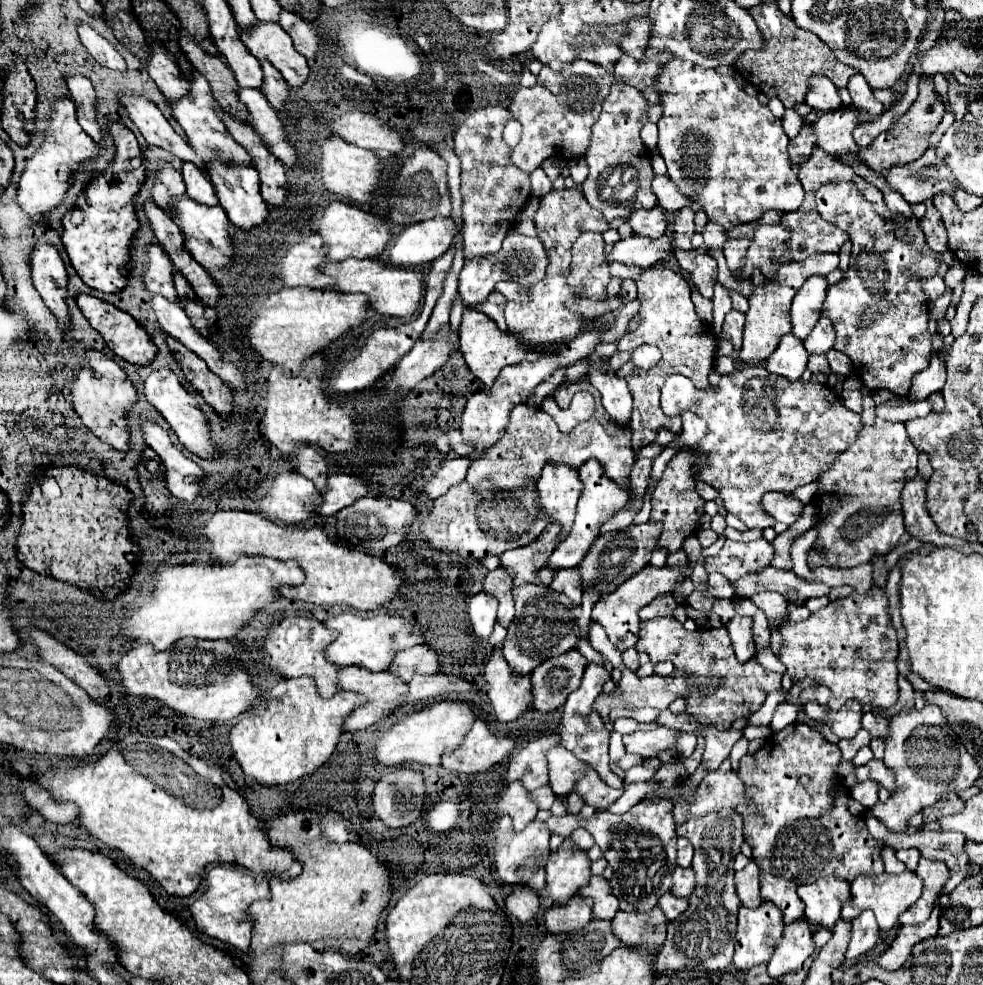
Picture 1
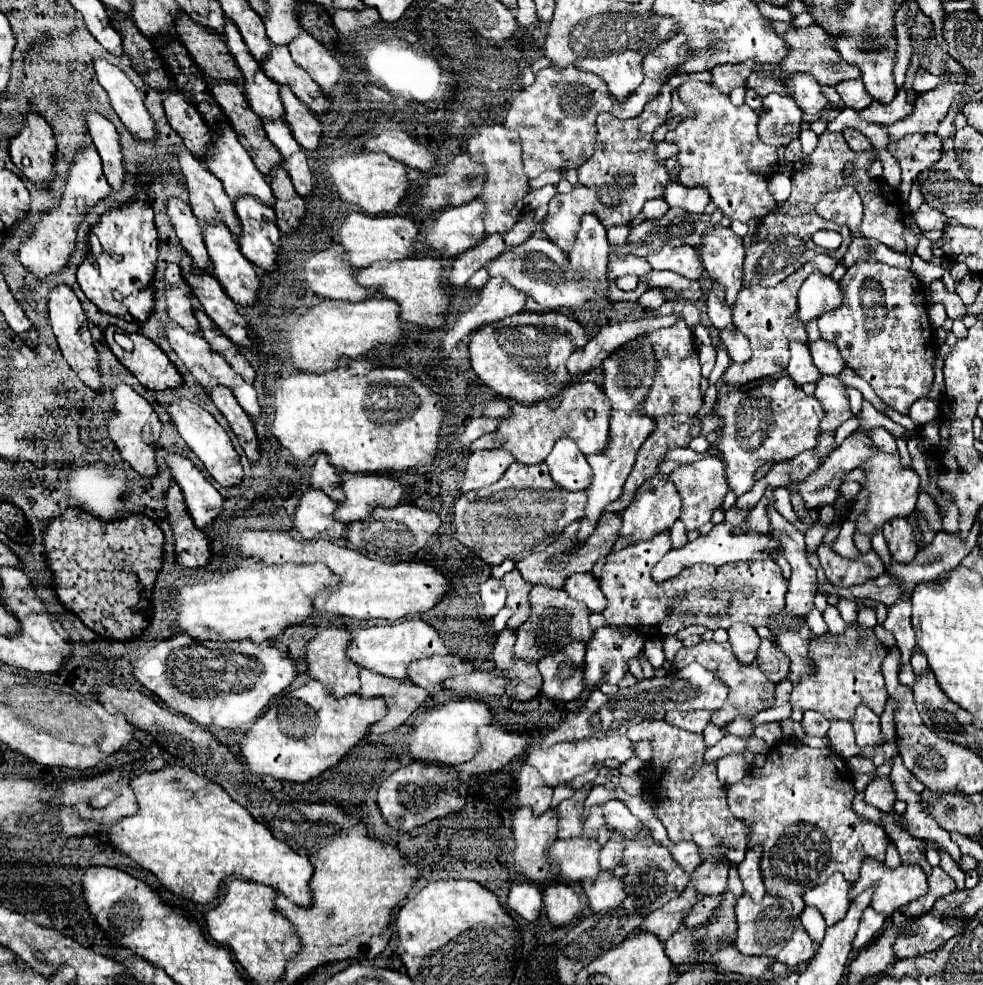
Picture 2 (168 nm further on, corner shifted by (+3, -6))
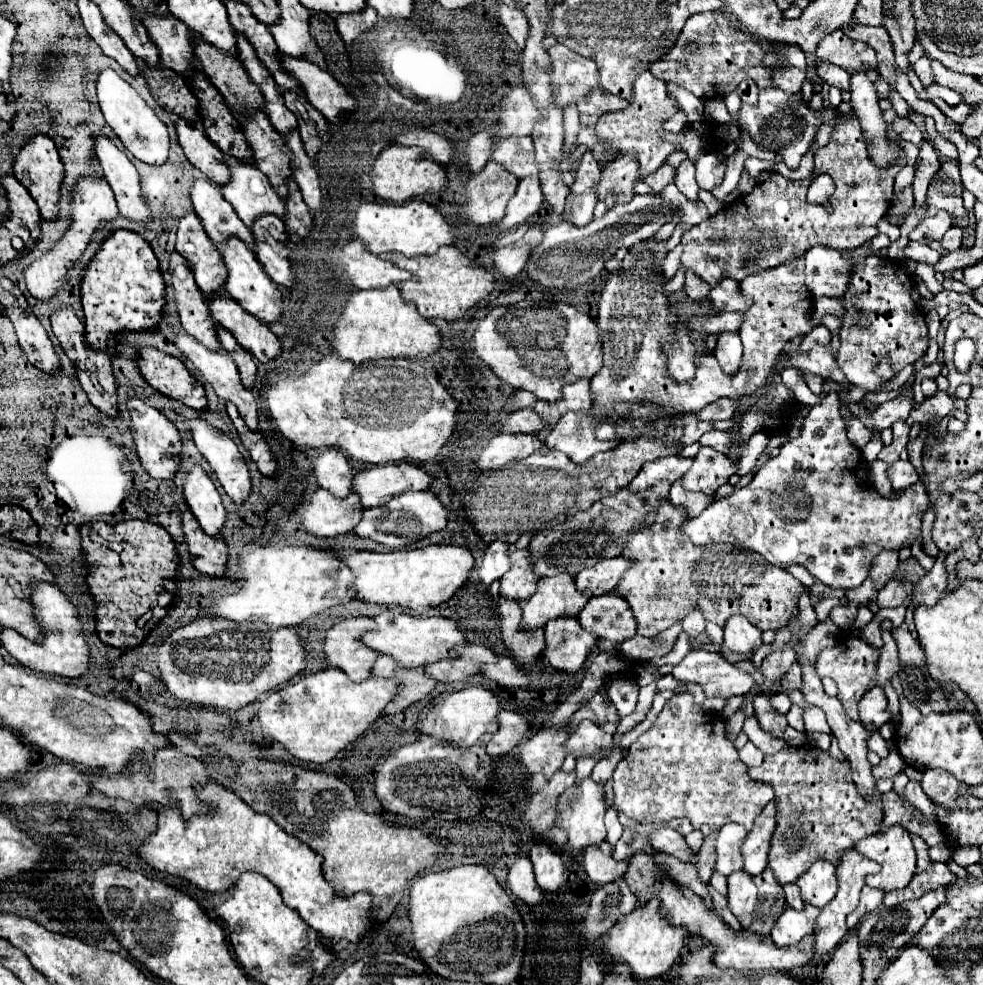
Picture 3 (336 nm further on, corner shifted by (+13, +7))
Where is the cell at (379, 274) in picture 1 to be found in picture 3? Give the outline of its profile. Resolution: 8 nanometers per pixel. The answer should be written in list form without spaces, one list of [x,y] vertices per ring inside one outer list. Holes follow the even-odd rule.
[[[441,247],[435,255],[419,255],[413,259],[401,257],[401,253],[389,253],[387,257],[397,267],[417,277],[417,281],[403,281],[401,293],[407,301],[415,303],[415,307],[425,319],[443,319],[443,321],[461,319],[471,307],[485,301],[493,291],[493,283],[495,283],[493,273],[473,263],[457,247]]]

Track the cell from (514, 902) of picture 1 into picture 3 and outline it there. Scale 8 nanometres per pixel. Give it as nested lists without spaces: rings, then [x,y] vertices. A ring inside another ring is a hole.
[[[519,857],[519,861],[511,867],[509,877],[507,877],[509,889],[515,897],[525,901],[527,905],[537,905],[543,901],[543,889],[537,885],[533,877],[533,867],[529,857]]]

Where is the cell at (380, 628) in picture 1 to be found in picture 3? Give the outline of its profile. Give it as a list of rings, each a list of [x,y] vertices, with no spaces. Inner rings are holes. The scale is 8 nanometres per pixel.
[[[385,611],[375,619],[379,629],[363,635],[365,645],[383,655],[391,655],[399,665],[421,667],[447,657],[457,657],[455,645],[467,643],[467,637],[459,631],[459,625],[447,617],[411,617],[401,611]]]

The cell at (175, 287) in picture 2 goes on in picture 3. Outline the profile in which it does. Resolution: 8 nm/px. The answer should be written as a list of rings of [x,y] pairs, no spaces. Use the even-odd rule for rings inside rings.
[[[175,253],[173,265],[181,267],[181,275],[175,277],[175,301],[177,301],[179,319],[181,319],[183,329],[207,349],[211,351],[221,349],[221,343],[217,339],[217,325],[211,319],[207,301],[197,289],[189,263],[179,253]]]

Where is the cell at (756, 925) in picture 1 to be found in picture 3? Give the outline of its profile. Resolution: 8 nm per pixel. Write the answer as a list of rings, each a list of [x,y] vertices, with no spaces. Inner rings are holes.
[[[741,869],[741,871],[731,873],[727,877],[727,883],[729,883],[729,895],[727,895],[727,899],[729,899],[731,913],[741,921],[741,925],[747,931],[753,931],[757,935],[769,935],[773,923],[781,915],[781,909],[785,909],[785,897],[781,893],[783,887],[773,877],[773,871],[765,869],[759,877],[753,877],[753,875],[749,875],[749,873],[745,873]]]

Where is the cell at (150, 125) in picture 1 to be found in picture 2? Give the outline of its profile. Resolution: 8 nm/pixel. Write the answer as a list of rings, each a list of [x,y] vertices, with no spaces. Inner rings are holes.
[[[175,146],[175,156],[181,164],[189,198],[191,198],[191,208],[193,214],[203,220],[219,218],[219,222],[225,222],[229,230],[235,234],[235,212],[233,212],[233,202],[225,194],[223,184],[219,182],[217,176],[213,176],[205,166],[195,158],[185,146]]]

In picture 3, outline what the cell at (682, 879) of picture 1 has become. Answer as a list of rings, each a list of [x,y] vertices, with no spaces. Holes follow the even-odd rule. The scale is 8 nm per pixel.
[[[729,823],[719,829],[717,837],[717,871],[723,875],[729,875],[731,871],[739,871],[743,867],[743,855],[741,845],[747,837],[747,829]]]

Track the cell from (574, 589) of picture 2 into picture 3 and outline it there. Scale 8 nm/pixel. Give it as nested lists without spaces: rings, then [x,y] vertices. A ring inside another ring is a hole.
[[[613,557],[613,559],[605,559],[599,561],[597,565],[583,569],[581,573],[577,573],[577,589],[591,589],[593,595],[601,595],[601,593],[609,593],[617,587],[617,583],[621,581],[621,577],[625,575],[625,571],[633,565],[633,561],[629,557]]]

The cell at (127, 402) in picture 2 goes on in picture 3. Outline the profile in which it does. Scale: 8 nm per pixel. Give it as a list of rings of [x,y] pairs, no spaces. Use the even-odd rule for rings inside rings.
[[[129,399],[127,403],[131,413],[131,425],[135,435],[135,447],[145,471],[155,479],[173,479],[179,471],[179,463],[183,459],[183,441],[177,427],[157,409],[145,405],[139,399]]]

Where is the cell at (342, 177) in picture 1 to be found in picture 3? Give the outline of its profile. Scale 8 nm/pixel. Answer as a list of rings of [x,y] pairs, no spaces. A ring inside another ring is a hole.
[[[389,145],[373,159],[373,165],[369,169],[369,177],[373,179],[373,189],[381,199],[403,203],[411,197],[425,195],[425,193],[437,193],[443,191],[447,185],[447,171],[431,157],[425,157],[425,153],[419,147],[405,147],[405,145]]]

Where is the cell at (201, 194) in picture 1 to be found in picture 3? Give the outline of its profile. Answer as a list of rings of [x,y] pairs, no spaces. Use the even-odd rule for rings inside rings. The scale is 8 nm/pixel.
[[[133,231],[111,233],[81,283],[83,311],[85,311],[85,341],[95,353],[115,353],[117,335],[131,331],[153,331],[163,319],[165,281],[161,277],[159,261],[149,243]]]

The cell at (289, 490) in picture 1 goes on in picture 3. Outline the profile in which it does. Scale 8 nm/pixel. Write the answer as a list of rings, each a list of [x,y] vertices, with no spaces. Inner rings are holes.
[[[319,489],[311,495],[309,507],[303,513],[303,525],[311,535],[337,537],[353,533],[363,517],[361,497],[351,493],[347,499],[337,499],[329,491]]]

